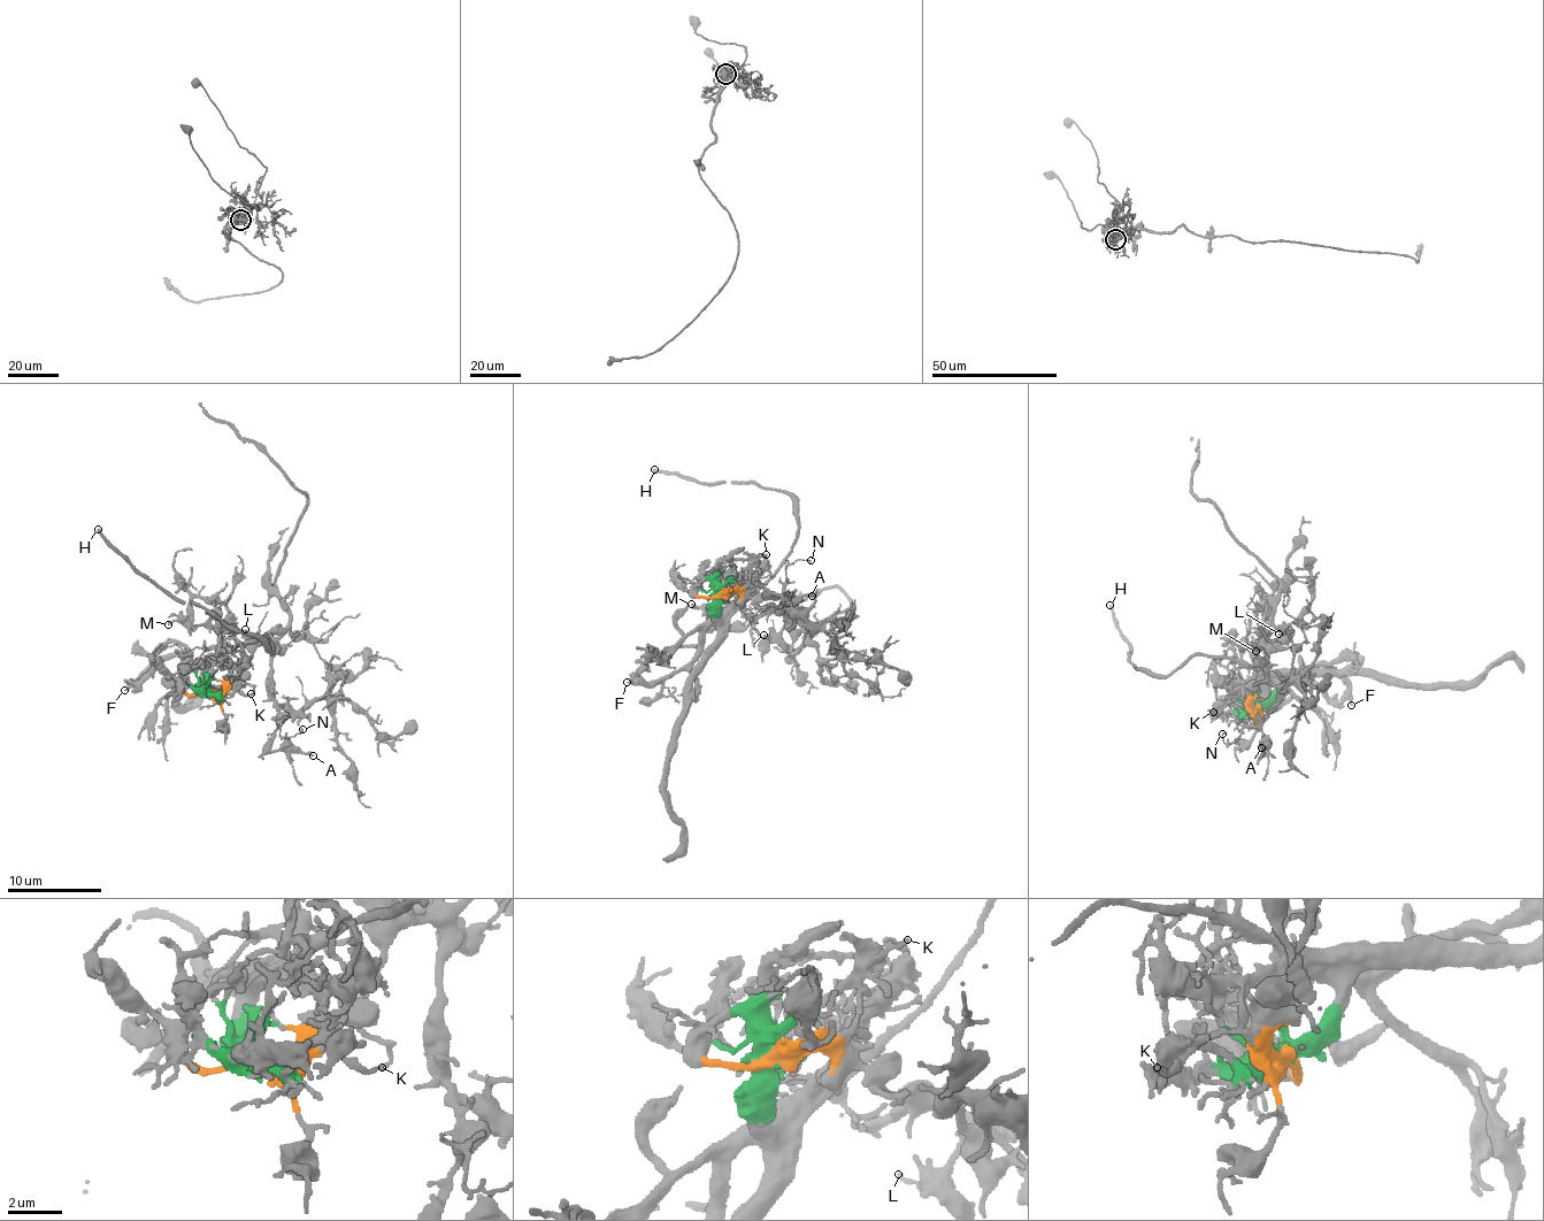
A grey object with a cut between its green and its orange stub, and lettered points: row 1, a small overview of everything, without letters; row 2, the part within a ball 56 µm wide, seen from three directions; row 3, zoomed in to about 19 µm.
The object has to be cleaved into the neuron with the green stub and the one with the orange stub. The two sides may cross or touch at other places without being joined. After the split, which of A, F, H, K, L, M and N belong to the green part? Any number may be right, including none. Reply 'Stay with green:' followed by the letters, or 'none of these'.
Stay with green: F, H, K

